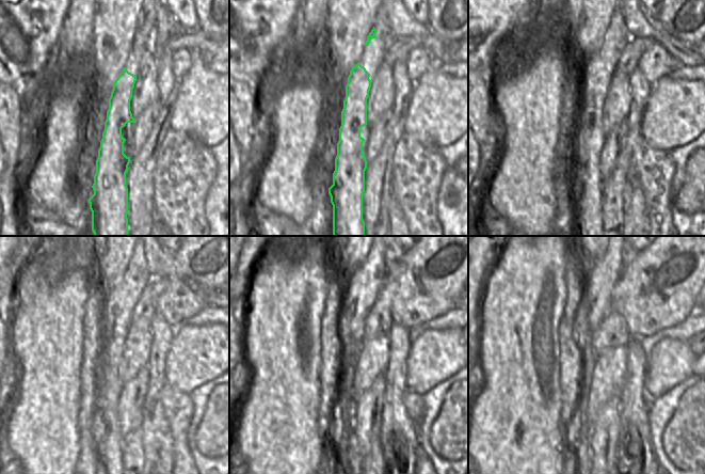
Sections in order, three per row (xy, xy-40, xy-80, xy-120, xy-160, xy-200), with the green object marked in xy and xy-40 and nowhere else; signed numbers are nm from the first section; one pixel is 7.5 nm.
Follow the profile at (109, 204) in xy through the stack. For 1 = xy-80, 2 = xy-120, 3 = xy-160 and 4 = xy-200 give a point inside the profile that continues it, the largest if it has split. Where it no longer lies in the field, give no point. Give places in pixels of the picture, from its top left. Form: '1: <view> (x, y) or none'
1: xy-80 (585, 177)
2: xy-120 (116, 318)
3: xy-160 (352, 316)
4: xy-200 (595, 280)

